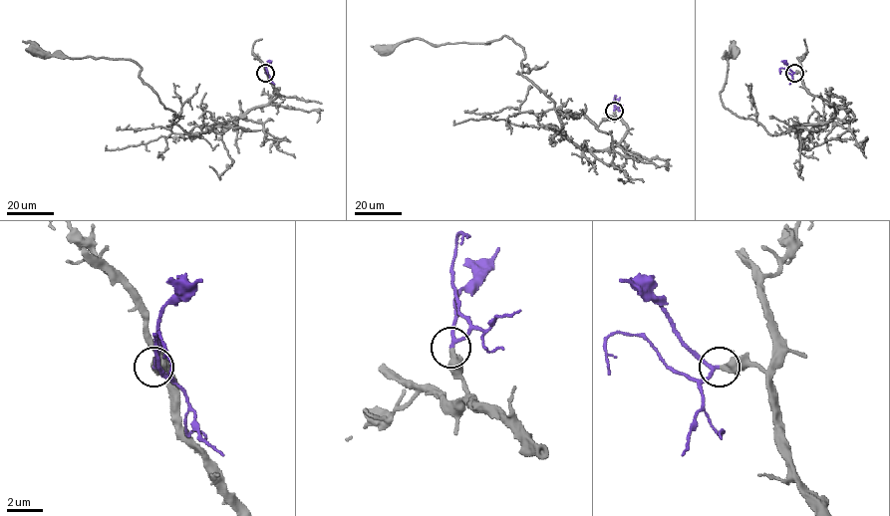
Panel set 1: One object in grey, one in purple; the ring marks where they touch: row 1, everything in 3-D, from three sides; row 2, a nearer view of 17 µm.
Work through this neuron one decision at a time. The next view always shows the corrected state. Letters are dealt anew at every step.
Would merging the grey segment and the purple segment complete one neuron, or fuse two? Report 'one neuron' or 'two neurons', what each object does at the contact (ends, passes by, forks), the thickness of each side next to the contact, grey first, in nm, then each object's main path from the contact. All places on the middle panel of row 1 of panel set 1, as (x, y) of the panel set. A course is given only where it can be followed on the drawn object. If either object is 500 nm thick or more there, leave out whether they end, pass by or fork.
one neuron; grey passes by; purple passes by; 300 nm thick on the grey side, 170 nm on the other; grey runs (614, 111), (621, 141), (578, 146), (506, 36), (384, 51); purple runs (614, 111), (616, 96)

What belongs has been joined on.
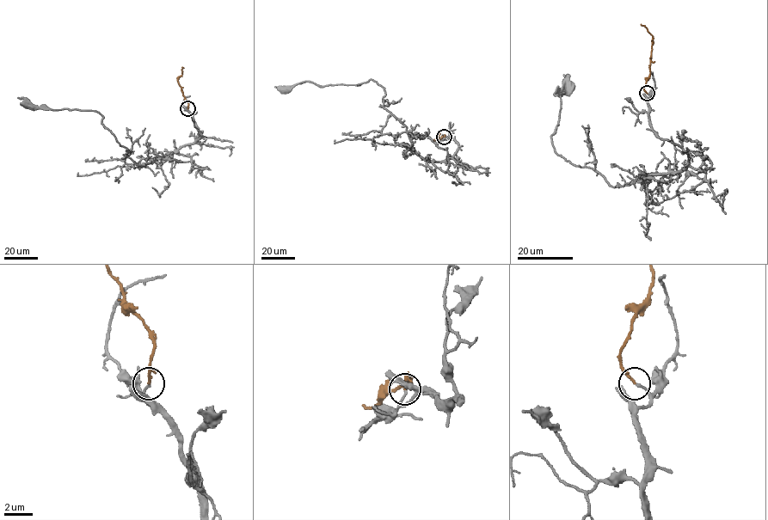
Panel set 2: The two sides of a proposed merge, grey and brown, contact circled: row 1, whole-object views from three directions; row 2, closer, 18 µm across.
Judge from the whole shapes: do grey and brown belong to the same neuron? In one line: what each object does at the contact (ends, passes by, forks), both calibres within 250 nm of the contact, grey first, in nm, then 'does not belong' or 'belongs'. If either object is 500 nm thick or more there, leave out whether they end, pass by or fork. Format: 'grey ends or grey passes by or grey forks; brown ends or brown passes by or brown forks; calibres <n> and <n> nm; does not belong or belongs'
grey ends; brown ends; calibres 150 and 170 nm; belongs

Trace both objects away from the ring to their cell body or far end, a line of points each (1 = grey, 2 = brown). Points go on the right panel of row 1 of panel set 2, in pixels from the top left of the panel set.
1: (647, 94), (648, 124), (687, 162), (612, 186), (552, 145), (562, 94), (555, 94), (568, 84)
2: (647, 94), (644, 86), (649, 76), (652, 36), (641, 24)

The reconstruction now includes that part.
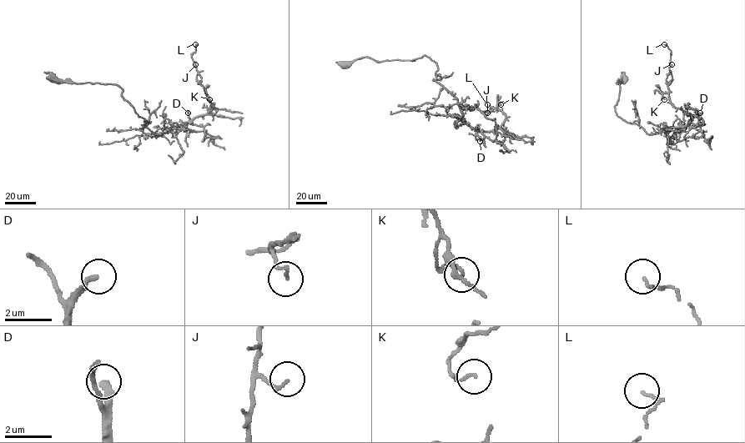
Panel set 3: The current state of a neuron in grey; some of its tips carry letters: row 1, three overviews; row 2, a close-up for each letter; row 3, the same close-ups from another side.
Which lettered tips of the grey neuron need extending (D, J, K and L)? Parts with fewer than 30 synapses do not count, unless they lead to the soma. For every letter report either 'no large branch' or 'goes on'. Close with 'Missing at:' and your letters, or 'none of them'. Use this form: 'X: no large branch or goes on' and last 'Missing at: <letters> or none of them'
D: goes on
J: no large branch
K: no large branch
L: no large branch
Missing at: D

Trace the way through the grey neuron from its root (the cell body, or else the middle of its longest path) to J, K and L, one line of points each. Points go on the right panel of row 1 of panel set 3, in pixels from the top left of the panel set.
J: (624, 78), (616, 83), (621, 83), (618, 116), (649, 134), (687, 126), (690, 116), (668, 98), (672, 64)
K: (624, 78), (616, 83), (621, 83), (616, 114), (647, 133), (690, 123), (667, 93), (664, 99)
L: (624, 78), (616, 83), (618, 116), (649, 134), (687, 126), (690, 116), (668, 98), (671, 50), (664, 44)

